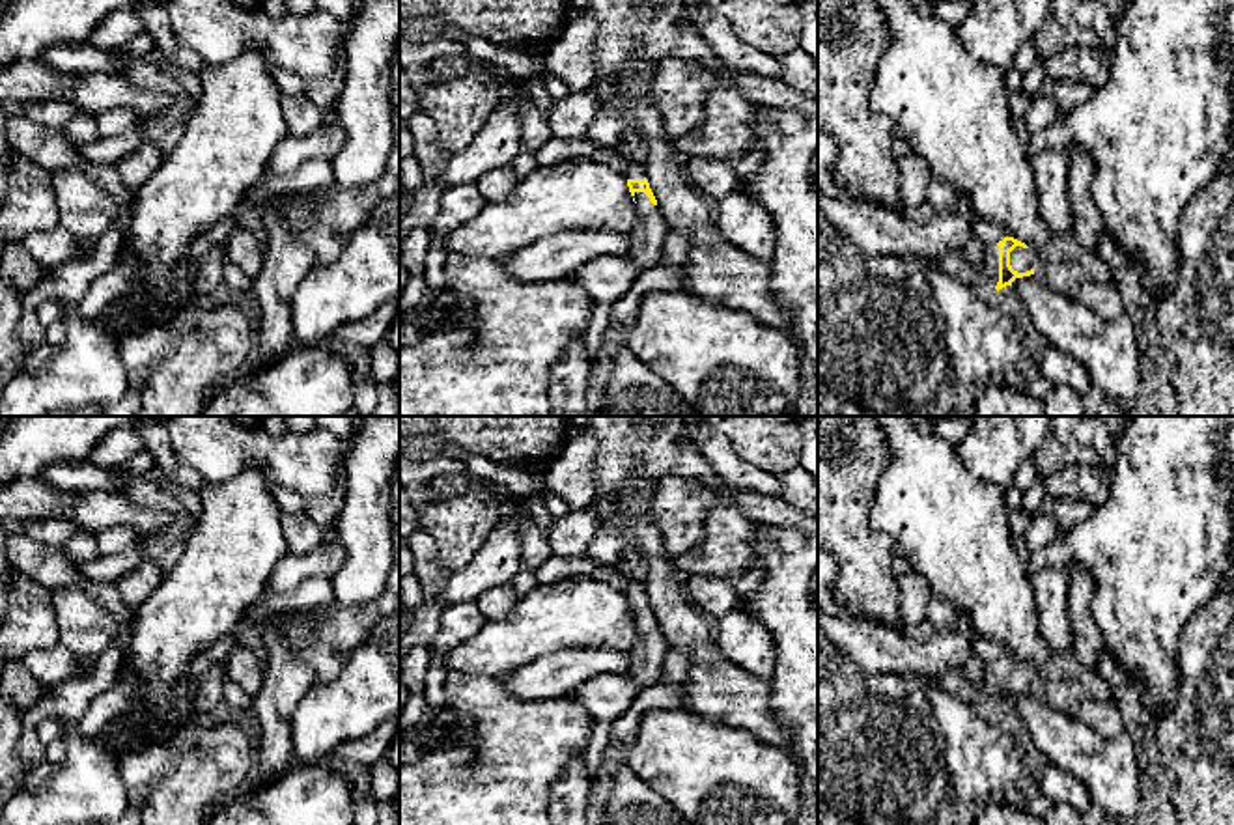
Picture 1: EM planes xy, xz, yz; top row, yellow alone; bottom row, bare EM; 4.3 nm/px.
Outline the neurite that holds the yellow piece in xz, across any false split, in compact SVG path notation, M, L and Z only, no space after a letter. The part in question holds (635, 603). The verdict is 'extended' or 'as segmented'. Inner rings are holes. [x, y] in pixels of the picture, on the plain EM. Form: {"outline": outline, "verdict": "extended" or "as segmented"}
{"outline": "M627 579L627 590L624 594L627 595L627 605L638 629L638 640L627 651L629 664L624 674L635 679L642 691L659 683L670 648L657 625L644 584Z", "verdict": "extended"}

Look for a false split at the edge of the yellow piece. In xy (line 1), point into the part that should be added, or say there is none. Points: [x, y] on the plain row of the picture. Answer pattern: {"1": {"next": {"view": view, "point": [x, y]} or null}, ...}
{"1": {"next": null}}

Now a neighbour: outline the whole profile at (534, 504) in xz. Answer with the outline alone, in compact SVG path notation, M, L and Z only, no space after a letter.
M528 495L519 498L519 504L528 511L528 517L534 521L534 524L543 530L549 532L549 528L553 526L553 515L547 511L543 496L541 495Z

